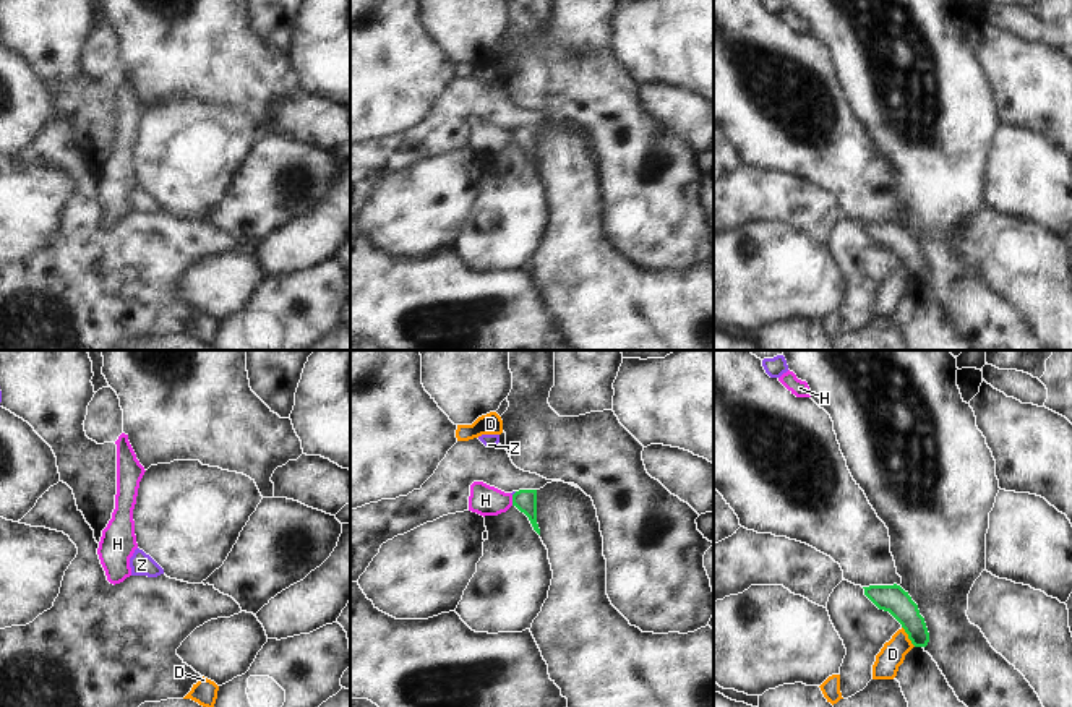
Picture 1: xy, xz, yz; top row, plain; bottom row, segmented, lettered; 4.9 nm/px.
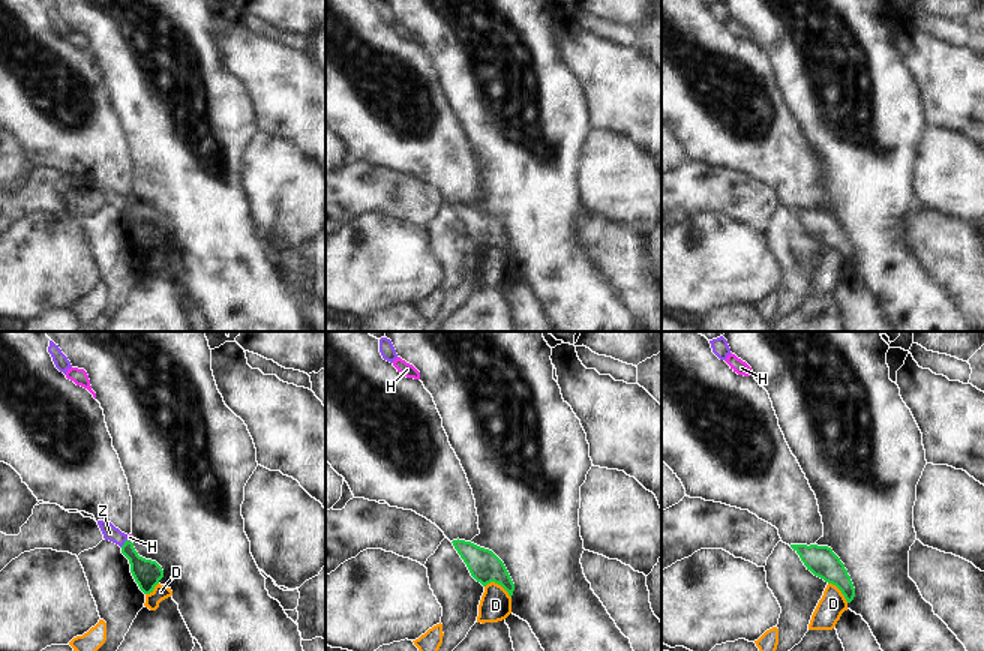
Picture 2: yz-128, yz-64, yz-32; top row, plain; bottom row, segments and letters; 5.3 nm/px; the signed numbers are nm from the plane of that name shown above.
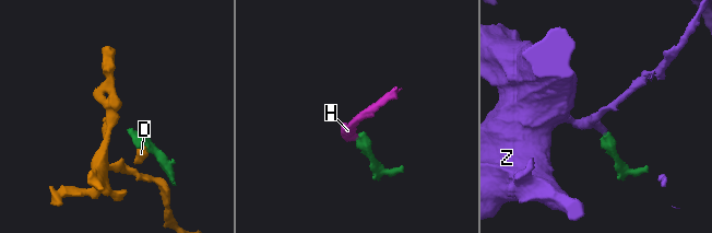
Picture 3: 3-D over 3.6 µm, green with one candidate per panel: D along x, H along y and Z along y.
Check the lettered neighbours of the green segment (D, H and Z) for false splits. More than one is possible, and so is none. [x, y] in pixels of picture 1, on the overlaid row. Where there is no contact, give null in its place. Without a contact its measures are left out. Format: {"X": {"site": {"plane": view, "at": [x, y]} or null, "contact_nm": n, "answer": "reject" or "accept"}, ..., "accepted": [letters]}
{"D": {"site": {"plane": "yz", "at": [909, 636]}, "contact_nm": 120, "answer": "reject"}, "H": {"site": {"plane": "xz", "at": [513, 500]}, "contact_nm": 60, "answer": "reject"}, "Z": {"site": {"plane": "xz", "at": [514, 493]}, "contact_nm": 30, "answer": "accept"}, "accepted": ["Z"]}

